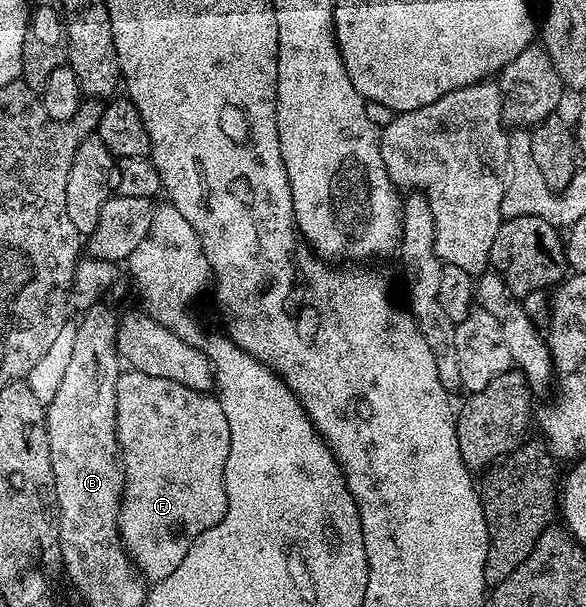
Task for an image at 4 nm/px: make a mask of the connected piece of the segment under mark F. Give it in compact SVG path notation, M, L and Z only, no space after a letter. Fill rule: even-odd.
M133 370L123 371L116 382L116 416L118 418L118 450L122 454L122 473L126 475L126 484L122 487L122 506L118 515L118 532L122 535L122 545L134 562L134 567L147 581L157 582L168 578L180 562L184 562L184 554L192 550L192 546L212 526L216 526L224 518L228 498L224 486L224 466L228 462L230 450L230 430L228 418L224 418L222 404L217 395L210 392L197 392L188 386L180 386L180 382L172 382L168 378L152 378L152 374L144 374Z

